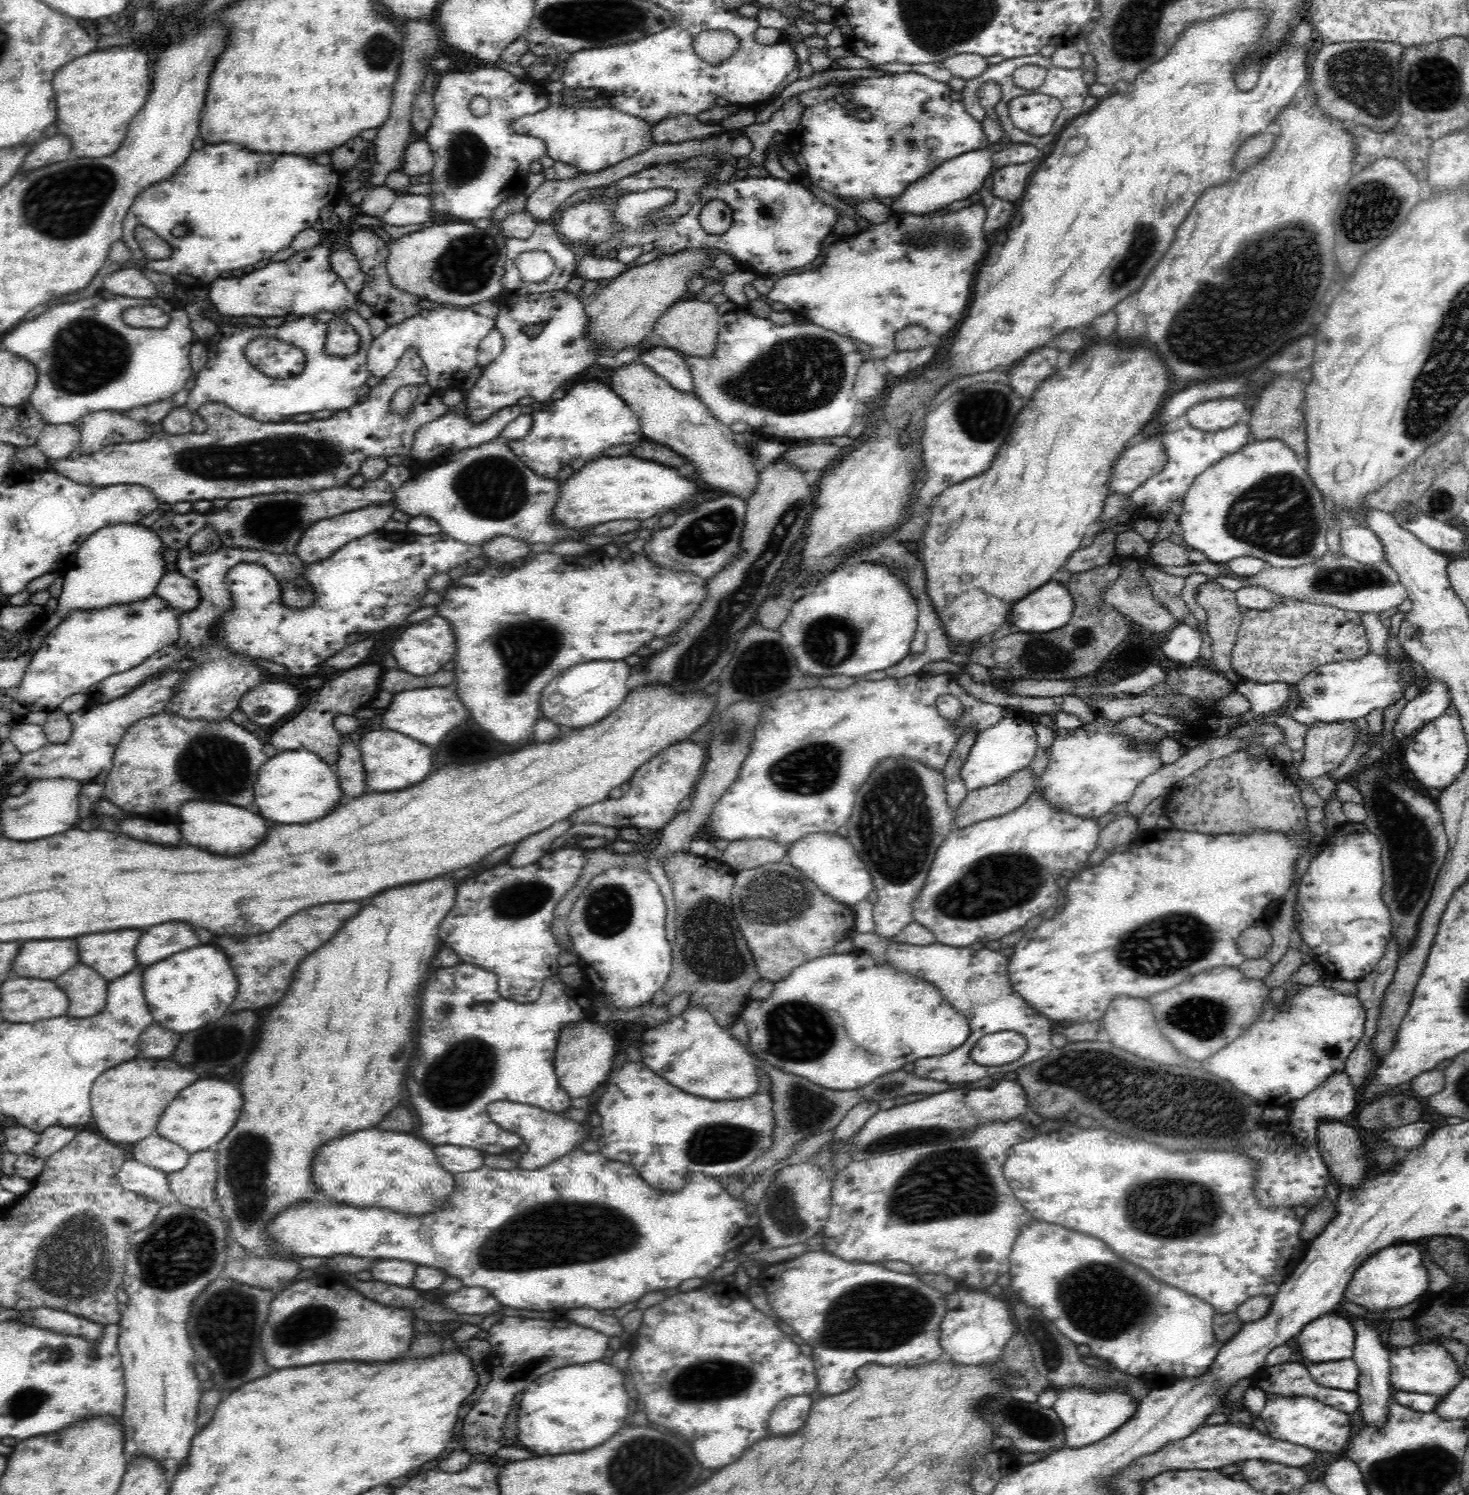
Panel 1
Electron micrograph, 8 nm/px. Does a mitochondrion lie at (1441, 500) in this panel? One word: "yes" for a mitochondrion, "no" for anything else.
yes

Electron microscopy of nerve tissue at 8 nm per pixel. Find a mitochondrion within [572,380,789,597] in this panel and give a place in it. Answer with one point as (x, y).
(705, 537)

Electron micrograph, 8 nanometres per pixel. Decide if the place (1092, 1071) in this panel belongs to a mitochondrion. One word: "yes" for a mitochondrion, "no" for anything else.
yes

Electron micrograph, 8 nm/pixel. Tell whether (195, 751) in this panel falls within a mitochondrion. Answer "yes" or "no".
yes

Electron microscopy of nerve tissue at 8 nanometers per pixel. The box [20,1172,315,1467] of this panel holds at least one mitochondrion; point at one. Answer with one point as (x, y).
(75, 1262)

